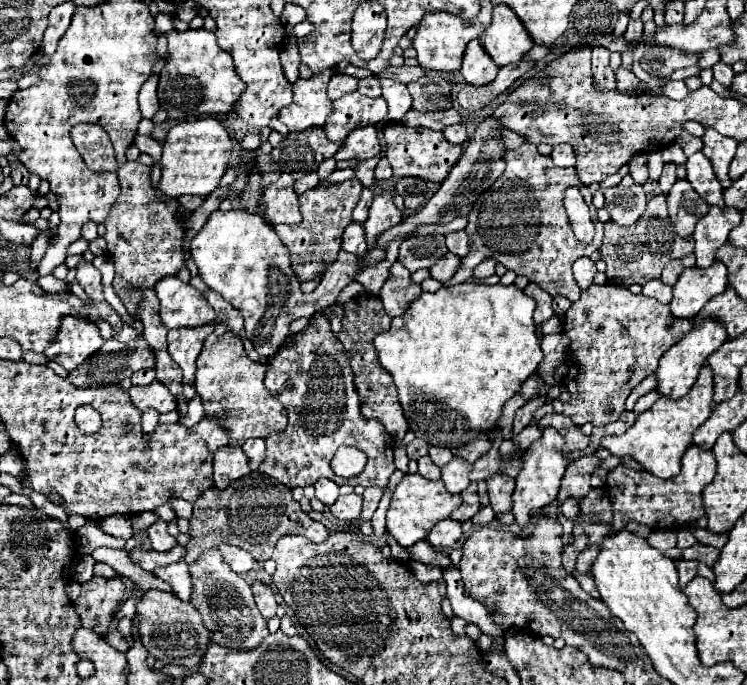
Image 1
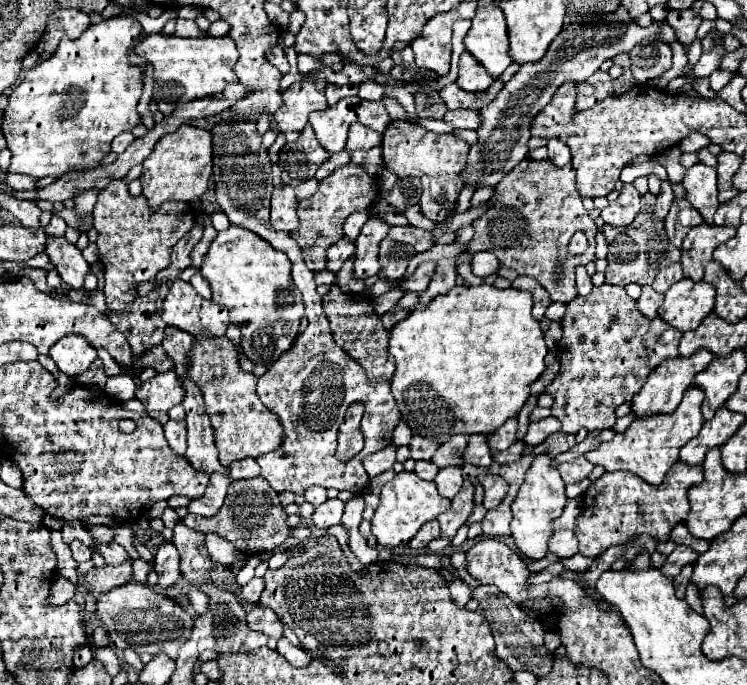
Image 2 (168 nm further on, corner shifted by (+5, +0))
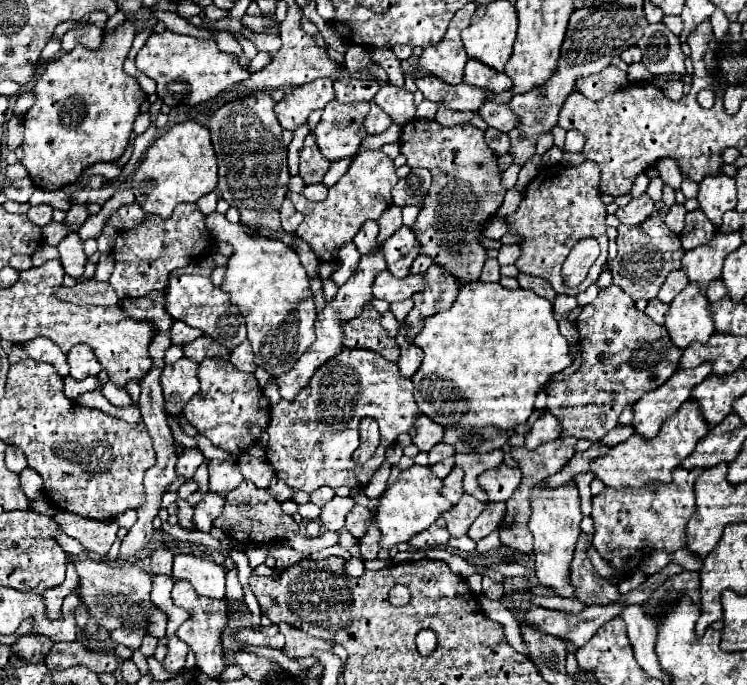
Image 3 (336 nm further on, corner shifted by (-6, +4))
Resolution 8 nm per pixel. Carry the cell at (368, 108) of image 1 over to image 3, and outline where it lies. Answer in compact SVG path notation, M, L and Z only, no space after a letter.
M331 101L327 103L327 107L323 109L323 115L321 115L321 121L319 125L315 127L315 137L317 137L317 145L321 149L321 153L329 159L329 161L335 161L335 159L343 159L343 157L351 157L357 153L357 147L359 143L365 139L365 131L363 131L363 119L369 111L369 101L359 101L359 103L337 103L337 101Z

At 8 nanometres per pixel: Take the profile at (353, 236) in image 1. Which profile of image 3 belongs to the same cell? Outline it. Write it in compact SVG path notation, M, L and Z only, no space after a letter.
M345 243L341 249L339 249L339 257L337 257L337 271L333 273L333 281L337 285L343 285L353 273L355 273L355 267L359 263L359 257L361 253L357 251L357 247L353 243Z

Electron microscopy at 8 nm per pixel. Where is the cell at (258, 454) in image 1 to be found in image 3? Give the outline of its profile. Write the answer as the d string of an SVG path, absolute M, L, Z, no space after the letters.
M241 455L237 459L239 467L241 467L241 473L247 481L253 481L257 487L267 487L269 481L273 479L273 467L263 461L263 459L257 459L257 457L251 457L251 455Z

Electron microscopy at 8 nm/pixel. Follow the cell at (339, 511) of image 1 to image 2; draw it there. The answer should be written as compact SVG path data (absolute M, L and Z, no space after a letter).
M328 499L320 507L316 507L312 521L318 529L328 529L332 525L338 525L344 513L344 503L340 499Z

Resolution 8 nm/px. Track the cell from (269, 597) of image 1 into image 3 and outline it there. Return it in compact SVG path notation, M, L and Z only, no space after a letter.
M279 623L277 627L287 639L285 655L291 657L291 659L307 657L307 655L313 655L315 651L329 651L333 647L331 643L327 643L323 639L317 639L317 637L311 637L305 631L299 631L299 629L291 627L289 623Z

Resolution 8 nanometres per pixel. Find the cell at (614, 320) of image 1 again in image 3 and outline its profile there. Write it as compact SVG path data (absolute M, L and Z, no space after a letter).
M617 285L605 287L593 303L585 305L575 323L579 329L579 343L581 343L581 367L567 379L549 383L547 411L561 419L563 435L597 441L617 425L625 405L633 405L643 393L663 385L679 369L683 349L671 343L665 325L657 325L651 317L639 311L635 307L635 301Z

